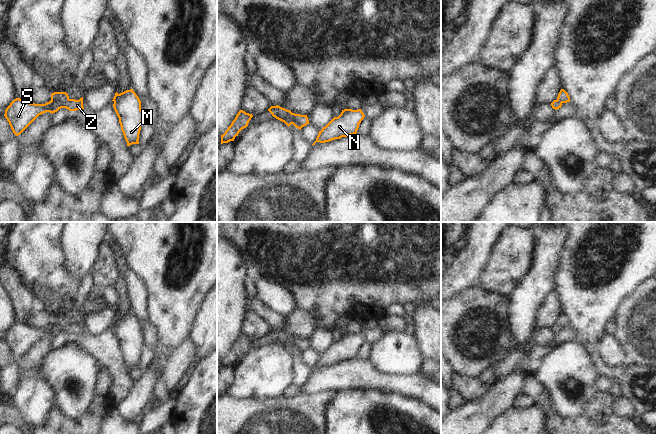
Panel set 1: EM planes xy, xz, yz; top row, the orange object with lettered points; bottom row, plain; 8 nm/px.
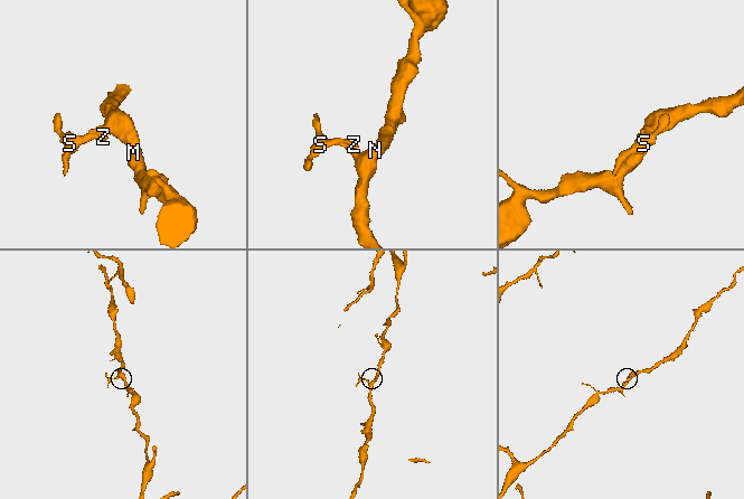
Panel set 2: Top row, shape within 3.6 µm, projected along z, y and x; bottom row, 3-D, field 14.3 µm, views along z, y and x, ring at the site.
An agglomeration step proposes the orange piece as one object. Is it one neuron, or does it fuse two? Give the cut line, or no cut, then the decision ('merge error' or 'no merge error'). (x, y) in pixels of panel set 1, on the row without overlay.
cut in xz along (274, 340), (289, 340), (301, 351); merge error

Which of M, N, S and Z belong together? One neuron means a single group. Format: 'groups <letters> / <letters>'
groups M N / S Z

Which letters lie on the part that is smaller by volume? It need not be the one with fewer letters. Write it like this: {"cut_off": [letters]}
{"cut_off": ["S", "Z"]}

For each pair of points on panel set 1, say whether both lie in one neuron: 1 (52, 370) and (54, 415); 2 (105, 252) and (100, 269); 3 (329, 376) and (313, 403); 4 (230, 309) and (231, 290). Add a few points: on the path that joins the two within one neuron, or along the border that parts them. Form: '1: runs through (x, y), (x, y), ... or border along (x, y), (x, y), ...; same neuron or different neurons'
1: border along (55, 397), (58, 408), (71, 419); different neurons
2: runs through (105, 256), (104, 265); same neuron
3: border along (336, 390), (323, 390), (313, 394), (301, 393); different neurons
4: runs through (230, 304), (230, 295); same neuron

